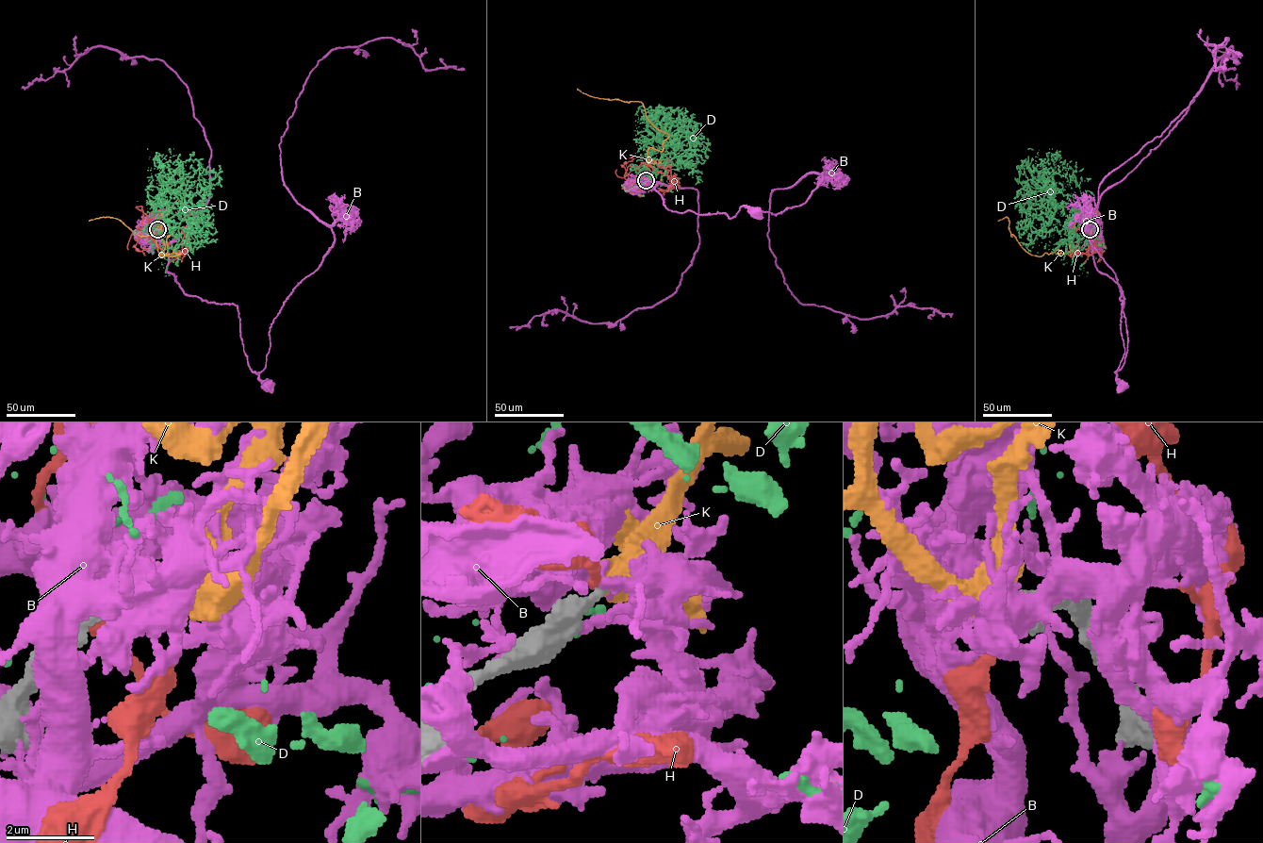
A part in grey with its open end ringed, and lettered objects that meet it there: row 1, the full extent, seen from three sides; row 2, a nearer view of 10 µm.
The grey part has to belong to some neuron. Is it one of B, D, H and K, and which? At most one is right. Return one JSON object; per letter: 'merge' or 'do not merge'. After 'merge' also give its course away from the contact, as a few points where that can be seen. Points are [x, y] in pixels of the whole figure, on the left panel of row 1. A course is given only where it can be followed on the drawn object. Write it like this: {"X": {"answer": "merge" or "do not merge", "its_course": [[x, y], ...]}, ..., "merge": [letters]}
{"B": {"answer": "do not merge"}, "D": {"answer": "do not merge"}, "H": {"answer": "do not merge"}, "K": {"answer": "merge", "its_course": [[157, 229], [161, 213], [159, 253], [179, 255], [161, 255], [155, 236], [114, 218], [89, 221]]}, "merge": ["K"]}

